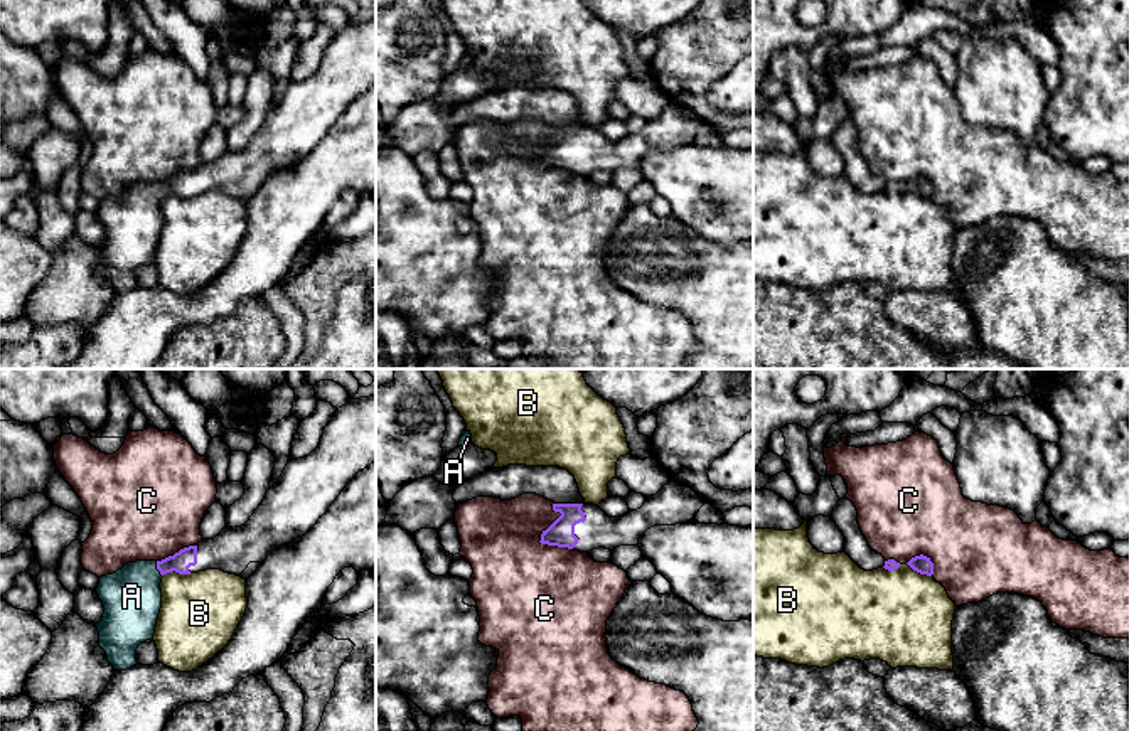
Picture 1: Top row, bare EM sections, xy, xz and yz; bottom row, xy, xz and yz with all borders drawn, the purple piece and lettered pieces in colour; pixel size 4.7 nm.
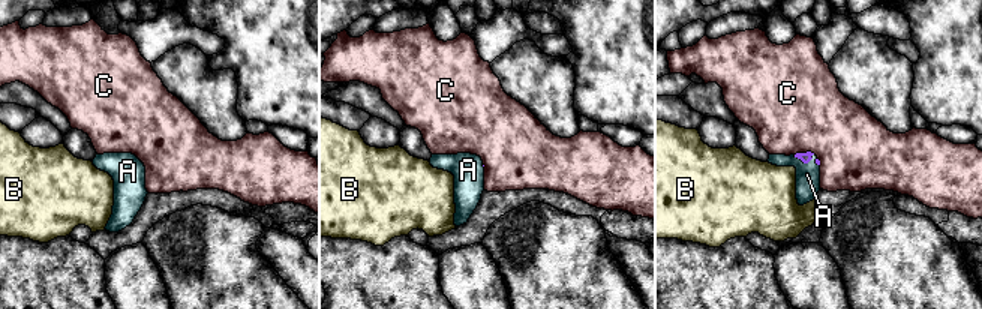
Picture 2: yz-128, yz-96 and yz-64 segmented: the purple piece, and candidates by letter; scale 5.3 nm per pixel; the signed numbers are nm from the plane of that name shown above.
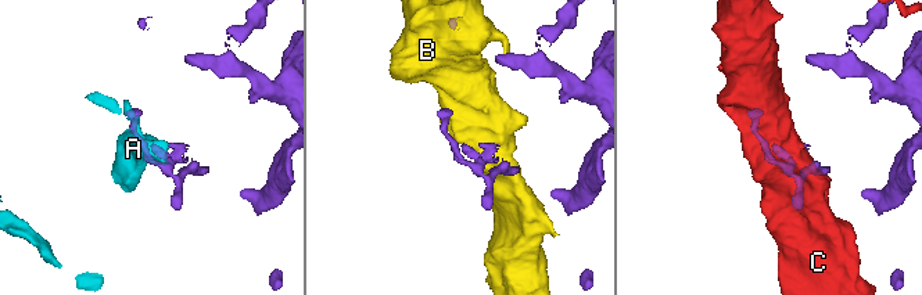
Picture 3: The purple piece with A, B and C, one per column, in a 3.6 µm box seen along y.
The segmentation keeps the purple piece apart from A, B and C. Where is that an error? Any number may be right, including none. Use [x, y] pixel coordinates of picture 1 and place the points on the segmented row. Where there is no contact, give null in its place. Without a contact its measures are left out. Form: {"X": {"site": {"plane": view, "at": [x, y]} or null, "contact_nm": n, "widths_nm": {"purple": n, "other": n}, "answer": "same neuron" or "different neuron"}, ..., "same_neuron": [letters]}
{"A": {"site": {"plane": "xy", "at": [159, 570]}, "contact_nm": 90, "widths_nm": {"purple": 100, "other": 280}, "answer": "same neuron"}, "B": {"site": {"plane": "xy", "at": [176, 571]}, "contact_nm": 140, "widths_nm": {"purple": 100, "other": 380}, "answer": "different neuron"}, "C": {"site": {"plane": "xz", "at": [541, 538]}, "contact_nm": 240, "widths_nm": {"purple": 130, "other": 460}, "answer": "different neuron"}, "same_neuron": ["A"]}

